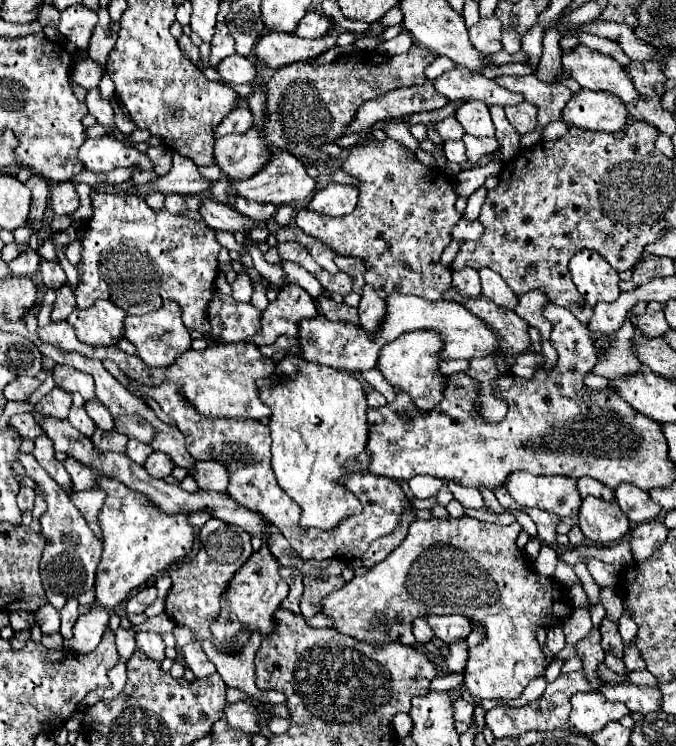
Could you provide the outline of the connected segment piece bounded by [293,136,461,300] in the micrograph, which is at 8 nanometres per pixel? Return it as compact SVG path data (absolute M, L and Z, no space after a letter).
M373 136L349 150L341 170L359 181L357 208L341 218L301 208L293 218L295 224L343 256L363 258L367 262L365 282L383 300L393 292L439 300L451 284L451 272L439 266L439 260L451 242L451 228L461 218L453 206L457 200L453 180L441 170L437 174L437 170L425 168L397 140L379 142Z

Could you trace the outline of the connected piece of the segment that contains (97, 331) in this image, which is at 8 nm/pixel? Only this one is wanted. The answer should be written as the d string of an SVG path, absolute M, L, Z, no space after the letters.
M97 300L91 308L75 308L67 318L77 332L77 338L91 346L117 344L123 338L125 312L107 300Z

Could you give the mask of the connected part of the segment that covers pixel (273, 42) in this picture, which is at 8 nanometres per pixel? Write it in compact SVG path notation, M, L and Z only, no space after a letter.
M337 24L333 26L331 36L325 36L323 40L309 40L295 34L283 34L283 32L267 32L257 40L253 48L253 60L267 68L281 68L291 62L307 60L333 48L335 40L343 32L347 30Z

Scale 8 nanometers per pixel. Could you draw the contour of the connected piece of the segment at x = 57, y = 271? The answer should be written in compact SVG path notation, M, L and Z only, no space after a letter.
M41 262L41 276L43 276L43 284L53 290L59 290L67 282L63 268L55 262Z

